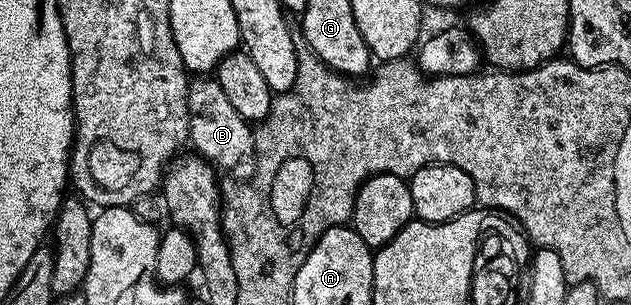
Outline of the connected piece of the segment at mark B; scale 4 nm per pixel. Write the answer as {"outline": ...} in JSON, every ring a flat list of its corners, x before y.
{"outline":[[199,77,190,82,188,93,190,144,200,156,216,168,233,169,245,159,254,156,254,130,245,121,230,99,211,77]]}

